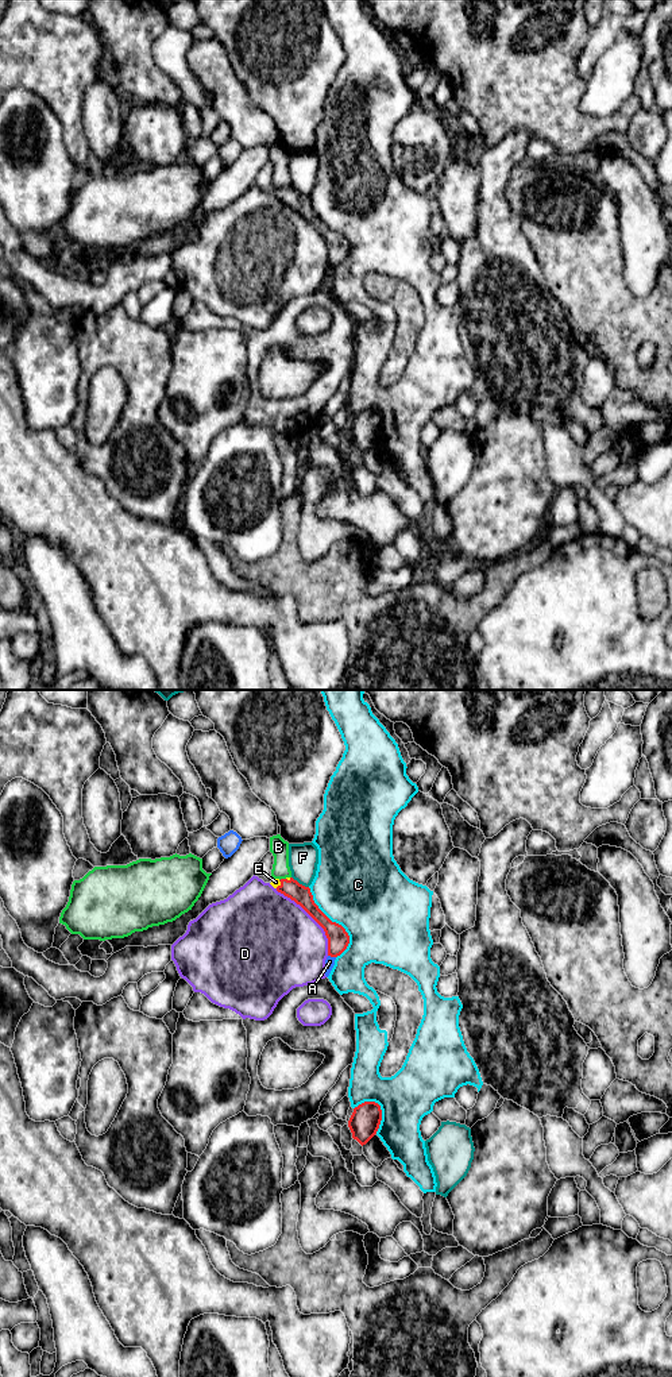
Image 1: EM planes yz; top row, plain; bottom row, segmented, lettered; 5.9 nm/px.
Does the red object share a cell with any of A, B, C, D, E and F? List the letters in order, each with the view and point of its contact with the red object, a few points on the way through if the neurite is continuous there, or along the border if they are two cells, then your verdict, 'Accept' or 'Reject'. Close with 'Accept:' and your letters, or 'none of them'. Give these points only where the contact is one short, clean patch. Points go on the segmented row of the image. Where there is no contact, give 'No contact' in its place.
A: Touches red at yz (332, 956). Reject
B: Touches red at yz (282, 879). Reject
C: Touches red at yz (335, 922). Reject
D: Touches red at yz (312, 917). Reject
E: Touches red at yz (278, 886). Path across: yz (292, 888), (278, 886), (275, 882). Accept
F: Touches red at yz (298, 883). Reject
Accept: E

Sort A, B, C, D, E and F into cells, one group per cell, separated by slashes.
A / B / C / D / E / F

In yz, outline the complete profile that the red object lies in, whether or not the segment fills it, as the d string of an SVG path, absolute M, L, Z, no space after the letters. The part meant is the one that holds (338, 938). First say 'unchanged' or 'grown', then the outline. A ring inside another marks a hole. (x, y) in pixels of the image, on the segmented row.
grown; M293 878L273 879L270 883L278 892L300 904L325 932L328 938L328 956L340 956L349 944L349 936L345 929L332 922L314 903L309 887L300 884Z

